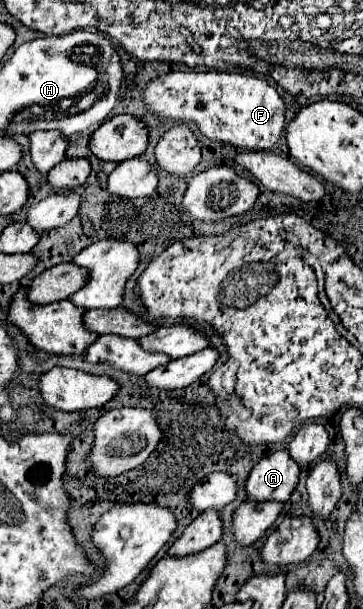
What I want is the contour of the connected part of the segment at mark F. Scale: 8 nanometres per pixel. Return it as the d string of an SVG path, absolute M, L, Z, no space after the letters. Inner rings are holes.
M167 73L165 77L153 79L145 87L143 103L147 111L159 117L197 125L205 137L231 143L235 147L259 151L269 149L279 141L285 129L285 103L281 101L275 87L271 87L265 79L237 73Z

